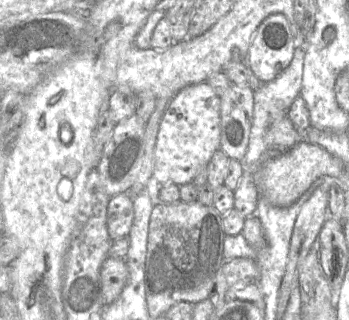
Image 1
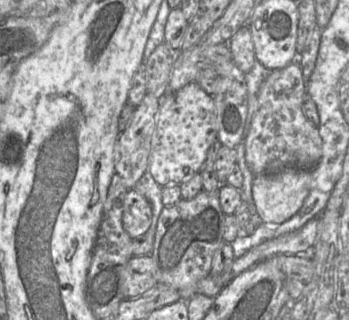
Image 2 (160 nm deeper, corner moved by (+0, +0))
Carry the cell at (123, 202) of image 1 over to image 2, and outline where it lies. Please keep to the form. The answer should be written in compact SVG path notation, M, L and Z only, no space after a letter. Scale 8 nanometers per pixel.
M128 190L123 206L122 224L124 230L134 239L149 229L152 210L149 202L136 190Z

